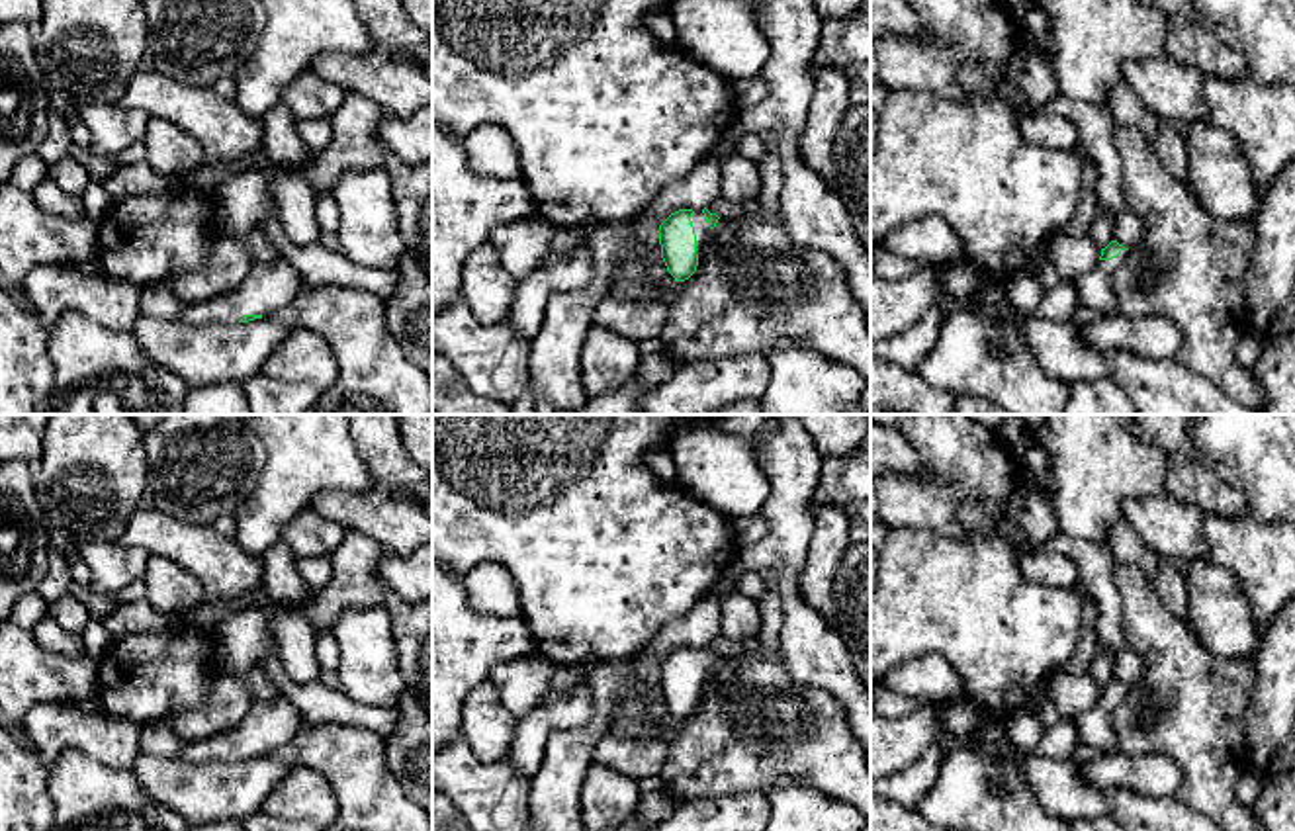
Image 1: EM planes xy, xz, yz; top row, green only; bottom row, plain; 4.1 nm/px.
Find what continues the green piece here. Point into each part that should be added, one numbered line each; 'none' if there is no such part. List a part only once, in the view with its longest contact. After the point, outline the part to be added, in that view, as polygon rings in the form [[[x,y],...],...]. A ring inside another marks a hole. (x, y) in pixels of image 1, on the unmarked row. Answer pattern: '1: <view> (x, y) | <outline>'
1: xz (699, 659) | [[[702,647],[694,649],[691,659],[692,659],[694,673],[696,673],[696,692],[700,692],[702,680],[704,680],[708,669],[710,669],[710,665],[706,661]]]

